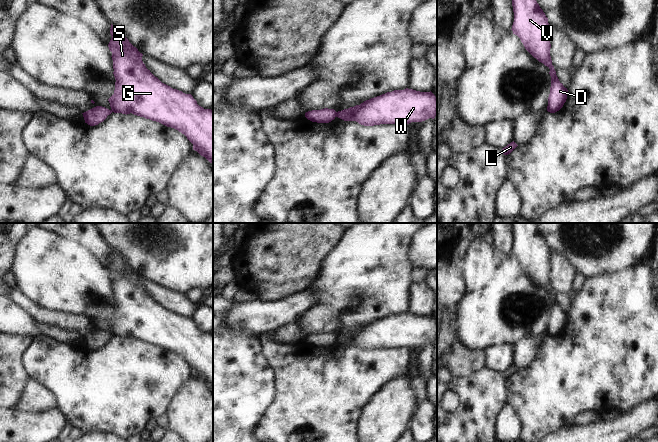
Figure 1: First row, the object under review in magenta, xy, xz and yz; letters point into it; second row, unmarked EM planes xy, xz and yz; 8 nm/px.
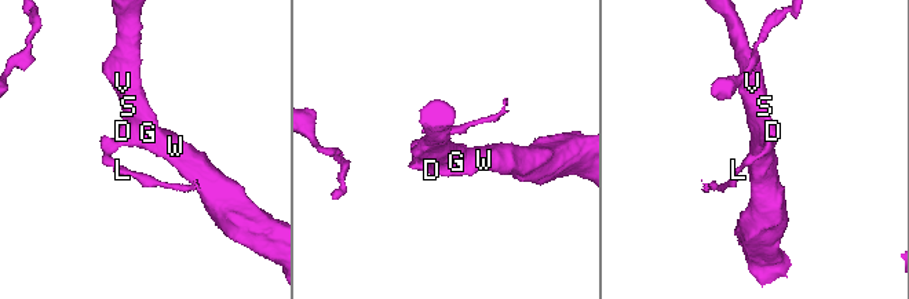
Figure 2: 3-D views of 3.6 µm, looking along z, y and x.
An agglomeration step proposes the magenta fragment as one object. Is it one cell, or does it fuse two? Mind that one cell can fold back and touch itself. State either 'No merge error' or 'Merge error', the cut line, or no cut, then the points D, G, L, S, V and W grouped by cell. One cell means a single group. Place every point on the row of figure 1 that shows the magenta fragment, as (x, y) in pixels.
Merge error. Split along xz (337, 112), (335, 116). Groups: D G S V W / L.

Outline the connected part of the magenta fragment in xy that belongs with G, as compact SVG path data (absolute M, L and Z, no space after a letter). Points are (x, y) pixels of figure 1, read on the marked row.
M112 24L110 34L112 38L108 47L112 52L113 74L116 80L114 94L108 99L112 112L126 115L132 113L178 130L193 144L193 150L213 164L213 111L199 106L191 94L185 94L182 91L173 89L155 77L143 63L143 54Z

